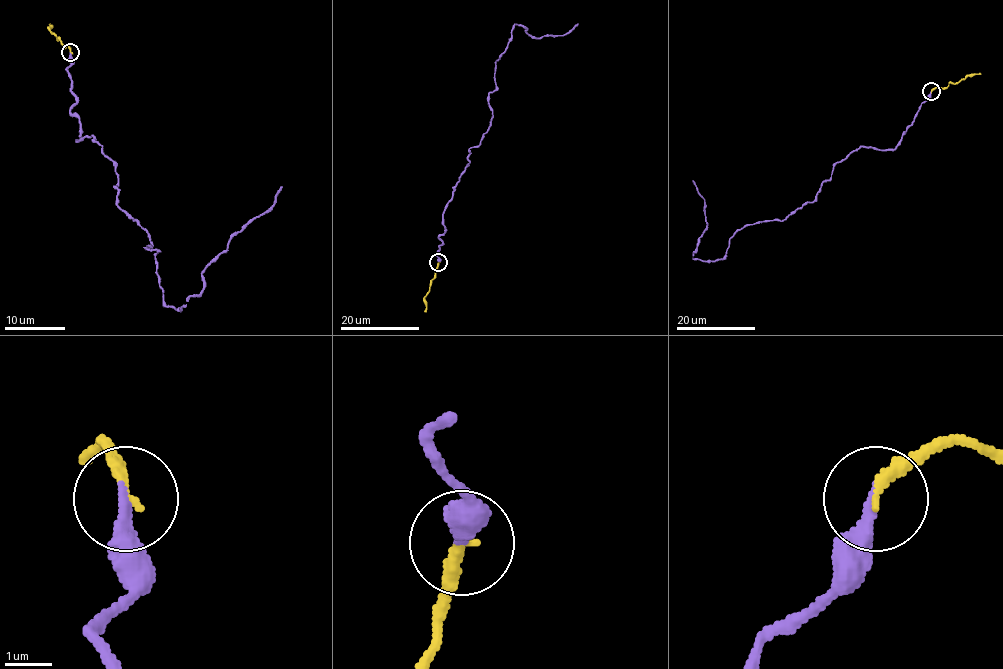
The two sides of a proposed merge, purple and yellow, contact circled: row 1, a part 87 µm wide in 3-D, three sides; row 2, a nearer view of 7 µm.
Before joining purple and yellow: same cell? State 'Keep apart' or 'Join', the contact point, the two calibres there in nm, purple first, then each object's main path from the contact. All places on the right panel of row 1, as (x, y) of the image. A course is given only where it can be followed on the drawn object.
Join. Place: (931, 91). Thickness 300 nm (purple) against 240 nm. Course of purple: (931, 91), (894, 149), (852, 150), (812, 202), (746, 224), (721, 258), (693, 257), (707, 226), (693, 180). Course of yellow: (931, 91), (981, 73)

